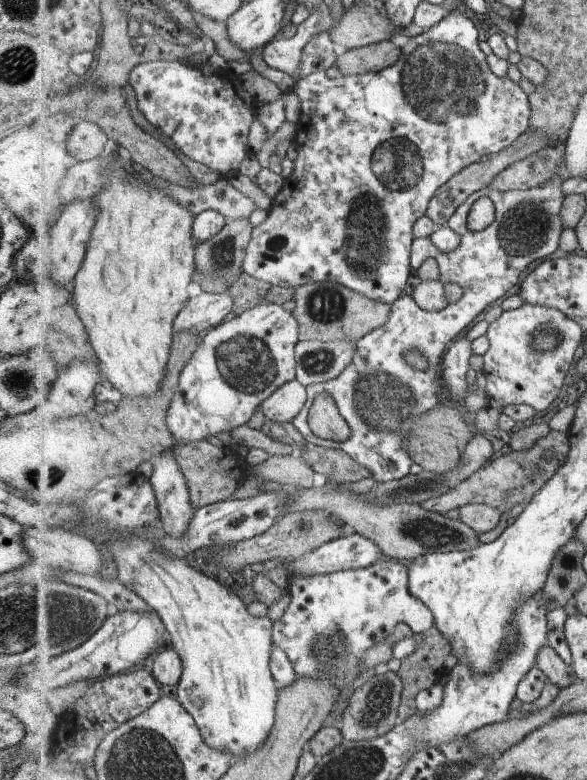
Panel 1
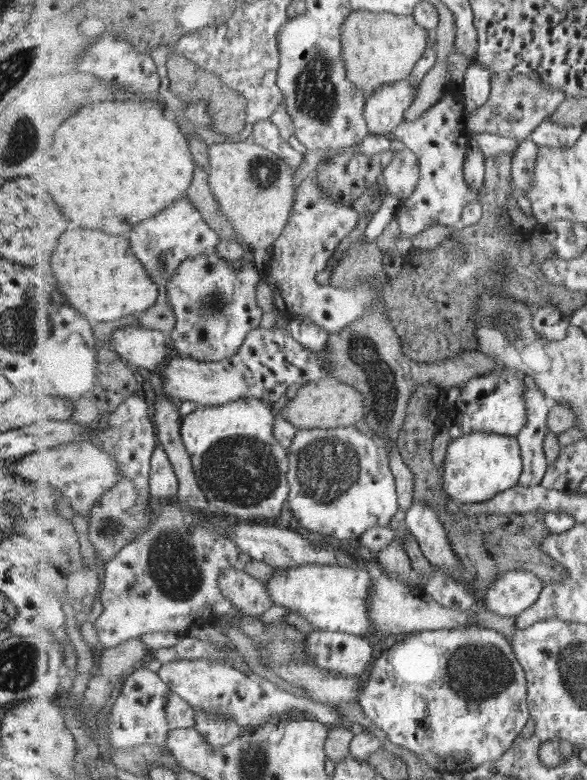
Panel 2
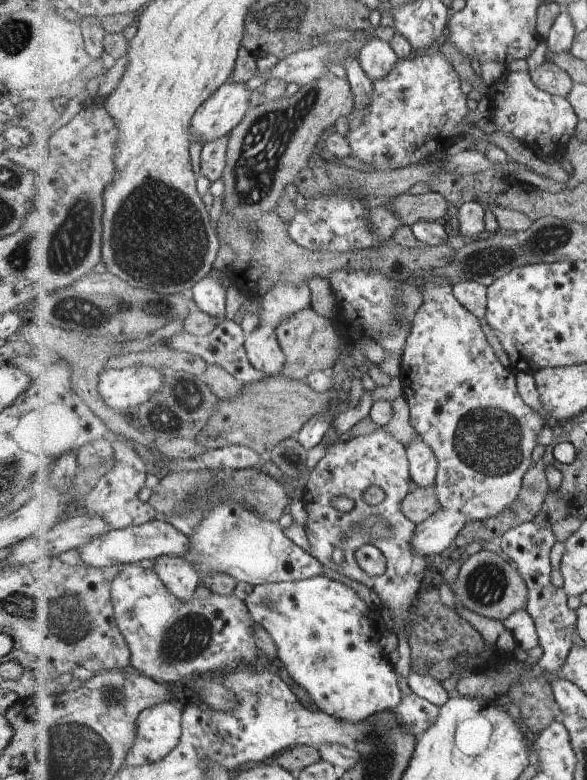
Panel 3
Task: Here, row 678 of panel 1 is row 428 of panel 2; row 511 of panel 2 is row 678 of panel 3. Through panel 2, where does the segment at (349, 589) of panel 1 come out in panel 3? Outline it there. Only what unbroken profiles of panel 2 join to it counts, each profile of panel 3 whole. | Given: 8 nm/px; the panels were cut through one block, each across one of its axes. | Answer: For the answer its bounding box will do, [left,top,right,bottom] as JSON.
[245,576,403,725]

